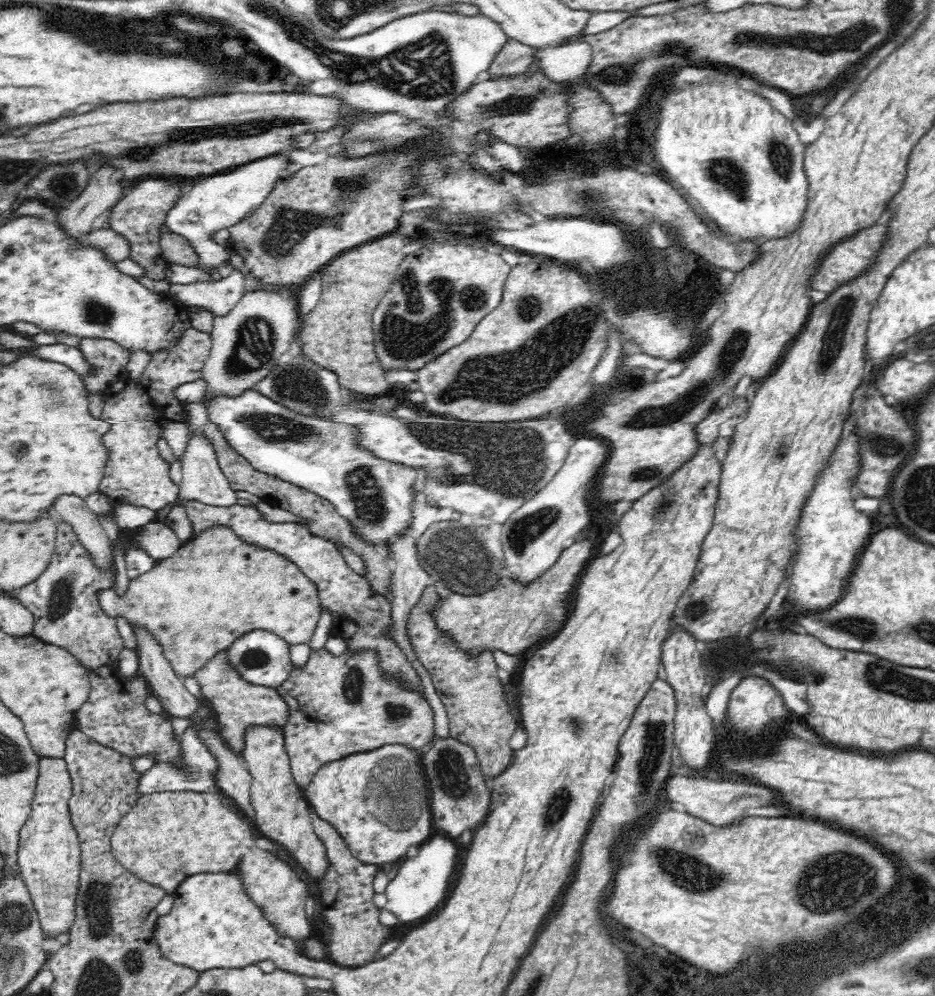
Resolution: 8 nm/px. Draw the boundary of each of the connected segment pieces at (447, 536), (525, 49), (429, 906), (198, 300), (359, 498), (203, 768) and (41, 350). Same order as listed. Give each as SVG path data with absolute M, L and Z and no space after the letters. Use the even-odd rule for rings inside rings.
M432 522L426 532L416 540L420 566L428 574L430 586L436 588L440 596L446 596L446 592L462 594L462 596L476 596L486 594L494 590L502 578L518 578L522 572L520 564L502 566L496 564L496 560L482 548L482 530L480 526L470 526L468 532L460 526L460 522Z
M508 38L502 50L492 60L492 74L494 78L500 76L516 76L528 72L528 66L536 60L536 48L528 46L524 42L518 42L516 38Z
M434 830L432 836L428 836L428 842L418 846L418 854L400 860L400 868L396 876L390 880L386 888L388 904L386 910L392 912L400 922L416 922L424 920L426 916L434 916L444 902L446 894L450 892L450 876L454 874L458 862L458 844L450 836L446 836L440 830Z
M232 272L222 284L216 282L192 282L192 284L170 284L168 296L176 298L176 302L186 306L204 306L212 310L216 316L226 316L240 298L246 294L244 276L240 272Z
M198 378L178 388L178 396L184 404L204 402L208 406L208 422L218 428L228 446L246 458L252 468L328 500L368 542L392 542L410 526L414 506L412 486L418 470L374 458L366 450L360 450L354 428L332 424L332 420L318 416L308 418L272 402L256 390L244 390L238 396L218 394L214 398L208 396L208 390L210 384Z
M192 728L184 732L184 736L178 740L180 742L180 758L182 764L172 764L172 762L158 762L154 768L146 770L138 782L138 792L140 794L156 794L156 792L216 792L218 780L216 780L216 770L218 762L206 748L206 744L196 736Z
M48 344L48 346L32 346L28 350L12 350L10 348L10 360L14 358L38 358L44 362L56 362L56 364L64 364L68 368L72 368L78 376L86 374L90 368L88 364L84 364L82 354L78 348L68 346L68 344Z

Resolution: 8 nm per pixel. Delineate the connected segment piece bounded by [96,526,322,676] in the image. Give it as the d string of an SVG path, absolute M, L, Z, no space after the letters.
M212 526L206 532L192 536L176 554L160 560L152 570L132 578L124 598L120 598L112 588L98 590L96 594L102 610L110 618L122 614L130 624L142 624L156 634L164 656L178 676L194 676L216 654L236 642L236 638L252 630L270 630L290 646L306 644L312 640L312 634L322 618L318 588L300 572L298 566L272 550L244 544L228 526Z

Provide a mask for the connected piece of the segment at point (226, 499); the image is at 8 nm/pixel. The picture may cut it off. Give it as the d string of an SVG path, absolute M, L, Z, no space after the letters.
M202 434L192 438L188 444L188 452L182 464L182 482L178 484L178 496L172 506L186 506L188 502L200 502L206 506L236 506L238 504L236 490L232 490L228 478L224 476L218 464L212 444L206 438L202 438Z

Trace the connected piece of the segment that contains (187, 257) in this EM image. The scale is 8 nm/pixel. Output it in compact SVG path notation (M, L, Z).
M166 222L160 224L160 246L162 246L162 252L164 256L170 260L170 264L180 264L180 266L200 266L200 254L194 250L194 246L182 238L180 234L176 232L170 232Z

